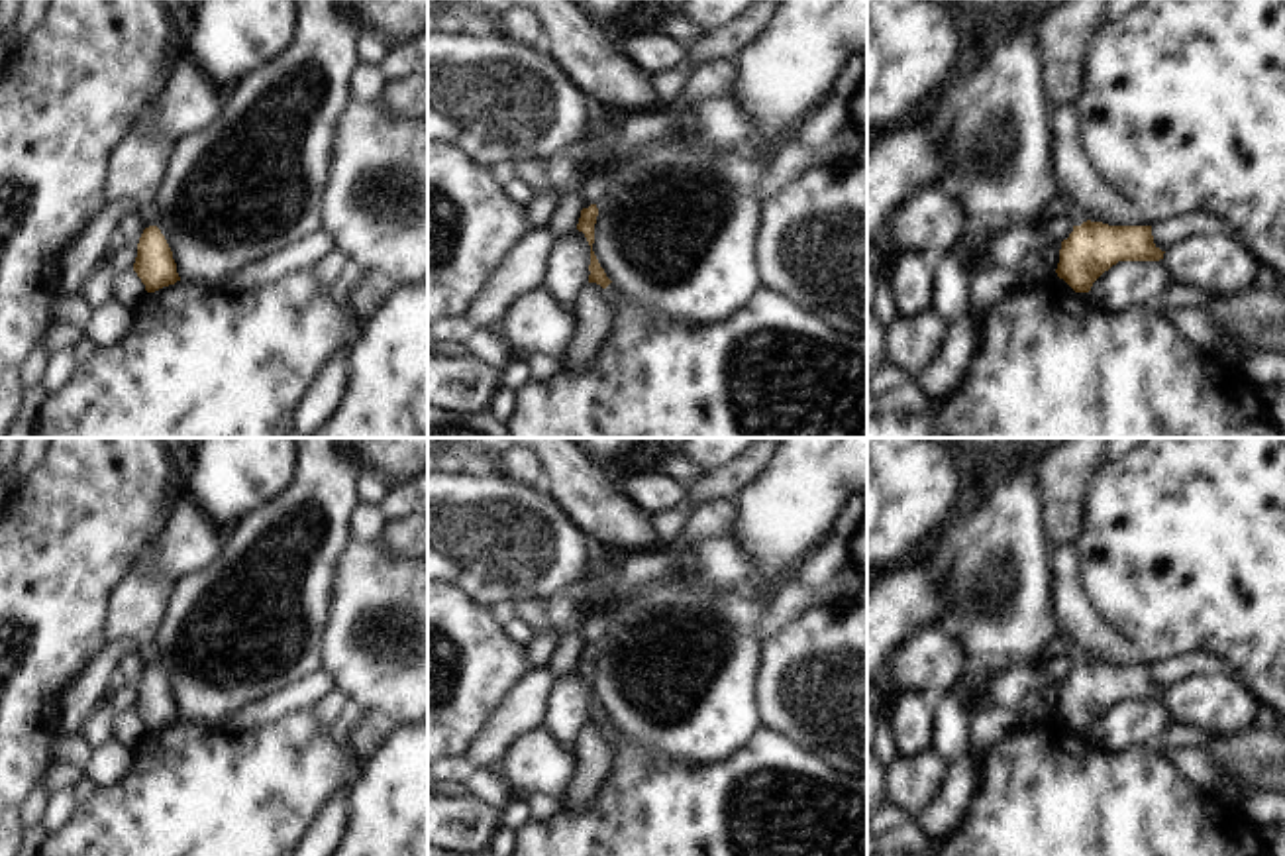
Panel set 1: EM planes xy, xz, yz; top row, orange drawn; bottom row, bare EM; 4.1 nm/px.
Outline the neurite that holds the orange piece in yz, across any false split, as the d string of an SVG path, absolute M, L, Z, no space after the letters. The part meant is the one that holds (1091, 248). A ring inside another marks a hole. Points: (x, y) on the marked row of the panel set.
M1067 196L1055 198L1040 226L1063 218L1073 226L1061 241L1057 277L1075 293L1089 293L1093 283L1118 261L1159 261L1163 253L1152 236L1152 226L1108 226L1091 222L1085 210Z

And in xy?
M145 204L135 210L137 218L143 224L143 234L137 243L137 257L133 263L133 271L145 285L147 293L155 293L163 287L175 285L180 281L177 273L177 263L173 259L173 251L157 228L157 208L155 204Z

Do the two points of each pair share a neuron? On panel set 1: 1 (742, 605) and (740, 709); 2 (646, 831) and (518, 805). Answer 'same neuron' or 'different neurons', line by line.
1: same neuron
2: different neurons

